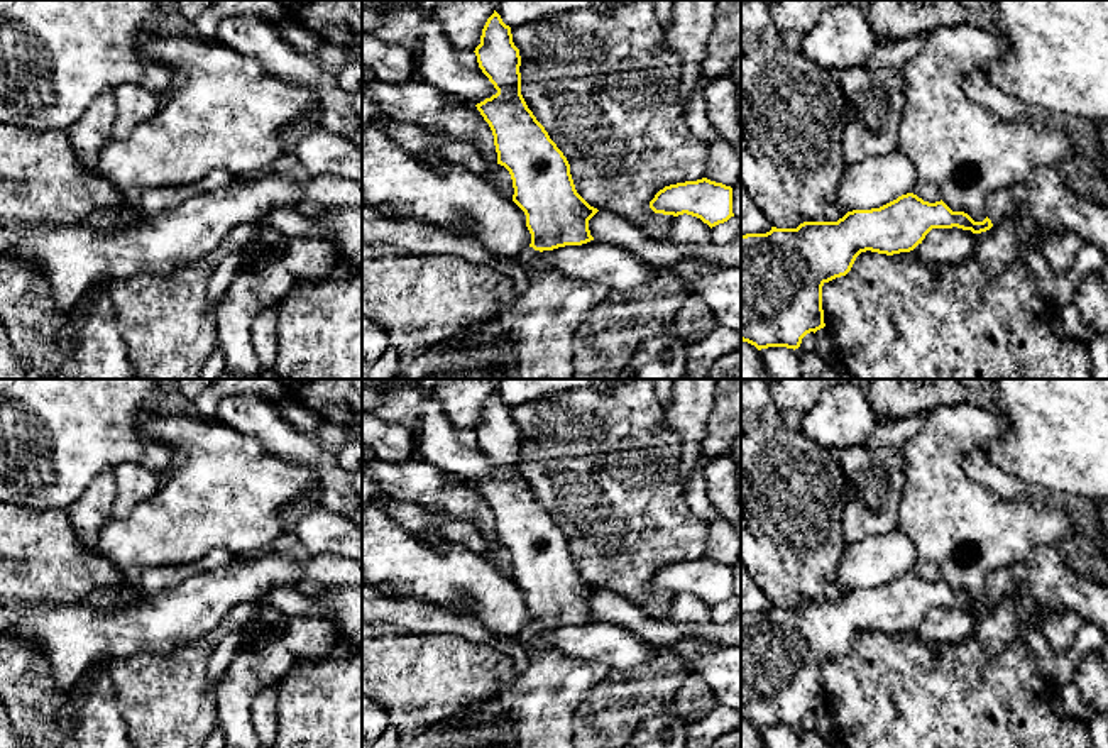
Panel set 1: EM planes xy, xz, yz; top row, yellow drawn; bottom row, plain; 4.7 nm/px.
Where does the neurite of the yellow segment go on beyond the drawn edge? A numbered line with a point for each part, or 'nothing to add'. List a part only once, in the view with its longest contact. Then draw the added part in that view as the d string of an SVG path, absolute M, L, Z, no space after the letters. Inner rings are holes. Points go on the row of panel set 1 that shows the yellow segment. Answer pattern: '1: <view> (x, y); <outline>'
1: xz (542, 322); M528 245L518 256L529 286L499 320L514 347L516 379L573 379L573 335L611 289L538 266L540 254Z

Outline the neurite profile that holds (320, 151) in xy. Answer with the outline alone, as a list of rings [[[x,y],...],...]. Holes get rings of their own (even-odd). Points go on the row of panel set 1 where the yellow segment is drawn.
[[[323,127],[313,129],[293,149],[311,176],[335,174],[350,181],[362,179],[362,152],[347,137]]]

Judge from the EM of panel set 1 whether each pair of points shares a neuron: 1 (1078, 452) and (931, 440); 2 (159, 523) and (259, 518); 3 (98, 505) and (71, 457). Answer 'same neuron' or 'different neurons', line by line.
1: different neurons
2: same neuron
3: different neurons

